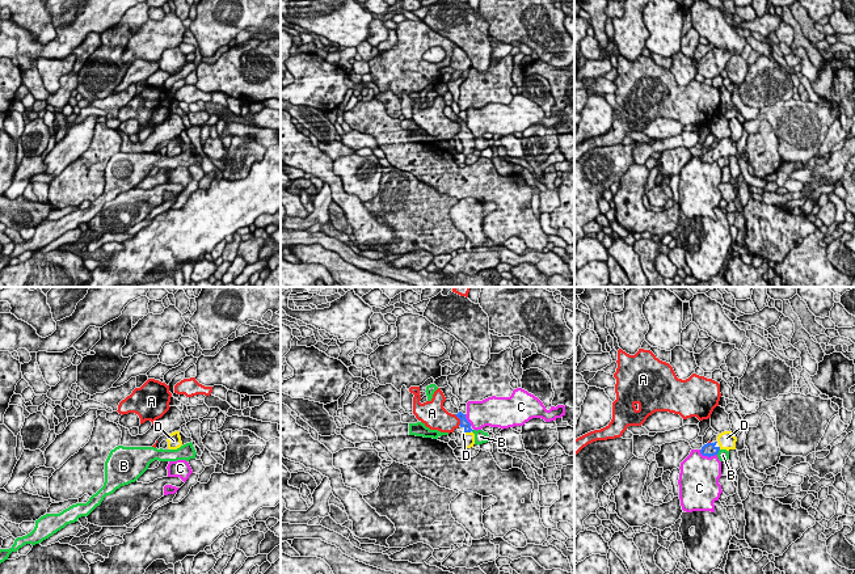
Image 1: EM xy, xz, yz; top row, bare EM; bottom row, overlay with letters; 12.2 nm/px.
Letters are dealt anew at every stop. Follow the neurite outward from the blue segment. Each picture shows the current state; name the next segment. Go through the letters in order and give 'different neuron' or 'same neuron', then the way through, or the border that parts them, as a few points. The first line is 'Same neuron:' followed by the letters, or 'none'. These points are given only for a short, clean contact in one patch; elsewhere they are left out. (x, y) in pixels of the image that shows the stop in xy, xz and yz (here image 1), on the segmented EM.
Same neuron: D
A: different neuron | along xz (454, 414), (459, 420), (459, 425)
B: different neuron
C: different neuron
D: same neuron | across xz (464, 423), (467, 431), (468, 438)

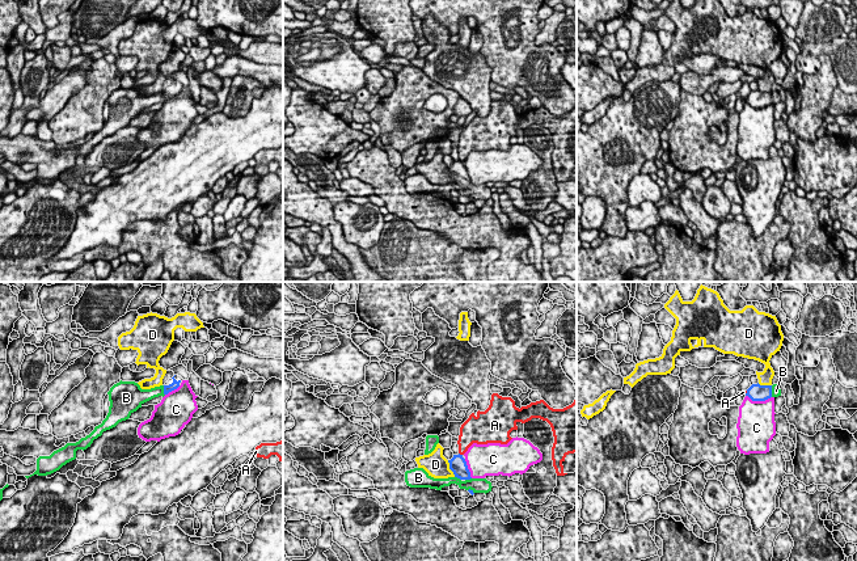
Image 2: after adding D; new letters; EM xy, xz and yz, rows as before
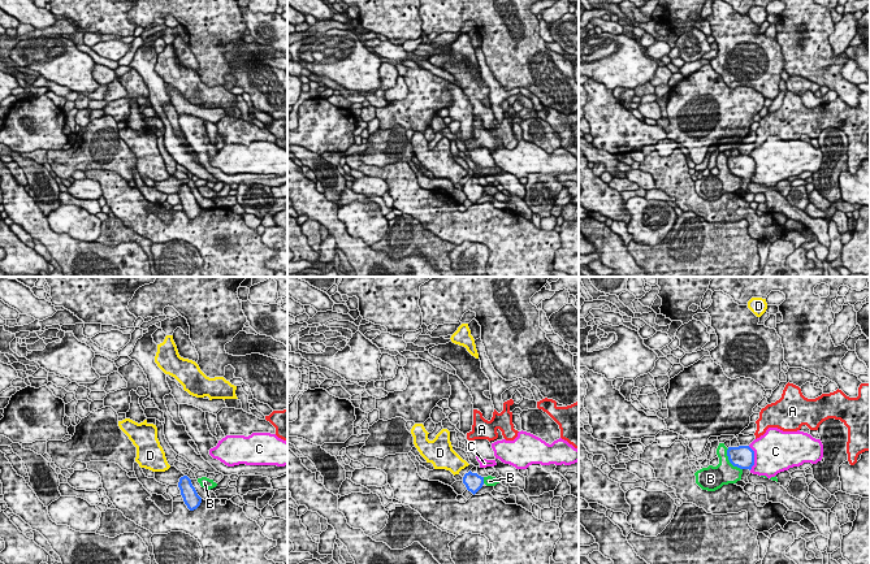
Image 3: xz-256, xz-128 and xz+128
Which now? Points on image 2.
Same neuron: none
A: different neuron | along xz (459, 452), (461, 455)
B: different neuron
C: different neuron
D: different neuron | along xz (447, 460), (448, 468), (455, 476)

